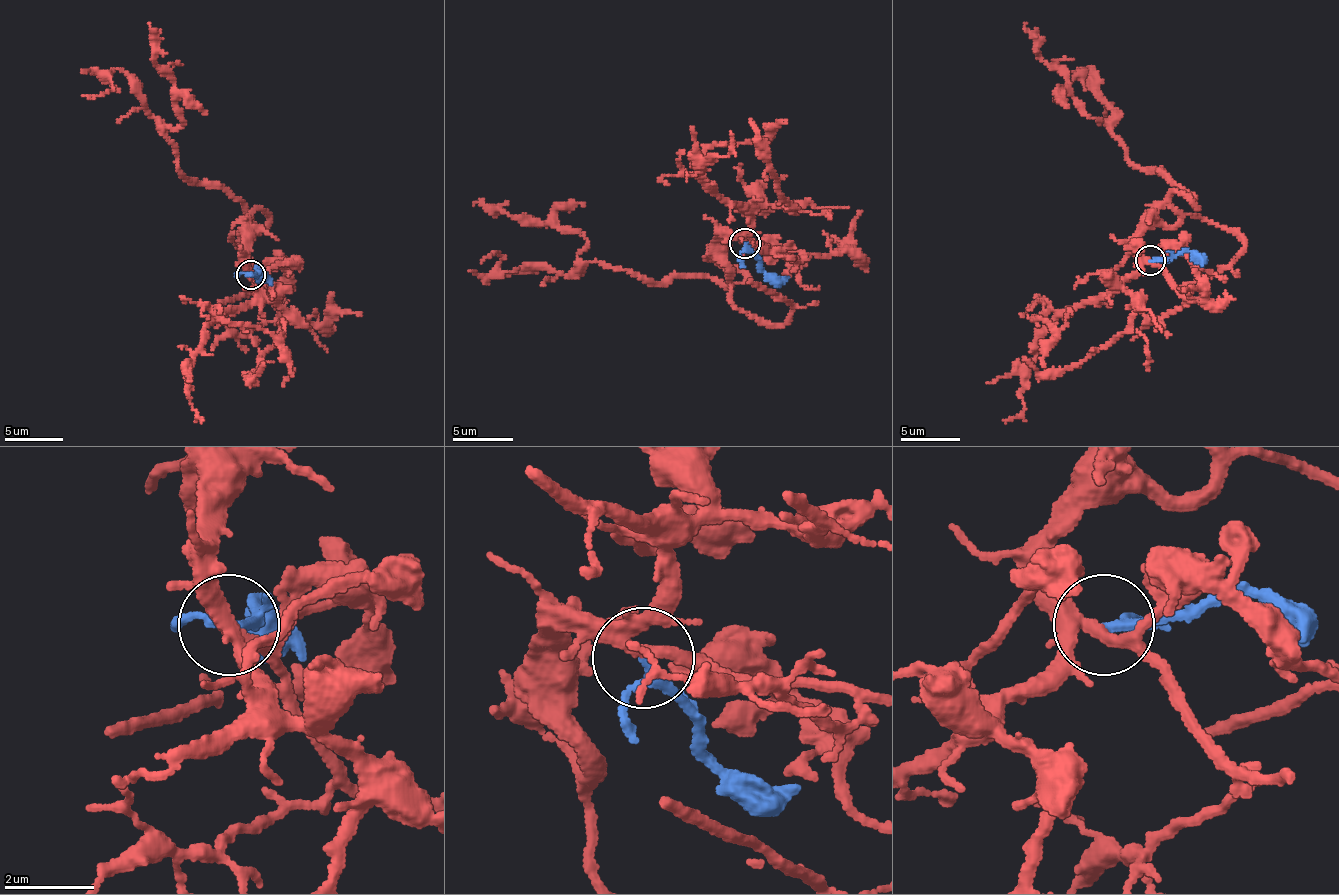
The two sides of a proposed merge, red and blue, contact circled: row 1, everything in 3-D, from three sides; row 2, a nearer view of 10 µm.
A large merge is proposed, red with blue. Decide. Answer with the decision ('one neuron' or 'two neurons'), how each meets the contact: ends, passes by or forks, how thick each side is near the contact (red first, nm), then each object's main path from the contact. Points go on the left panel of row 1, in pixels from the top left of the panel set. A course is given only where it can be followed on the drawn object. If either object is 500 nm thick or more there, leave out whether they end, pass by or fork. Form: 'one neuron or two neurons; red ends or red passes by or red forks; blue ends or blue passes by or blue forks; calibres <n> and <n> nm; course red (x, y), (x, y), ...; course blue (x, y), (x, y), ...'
one neuron; red forks; blue passes by; calibres 240 and 180 nm; course red (250, 275), (245, 233), (265, 210), (255, 225), (222, 188), (180, 175), (165, 125), (183, 118), (148, 23); course blue (250, 275), (257, 276), (260, 269), (271, 285)

